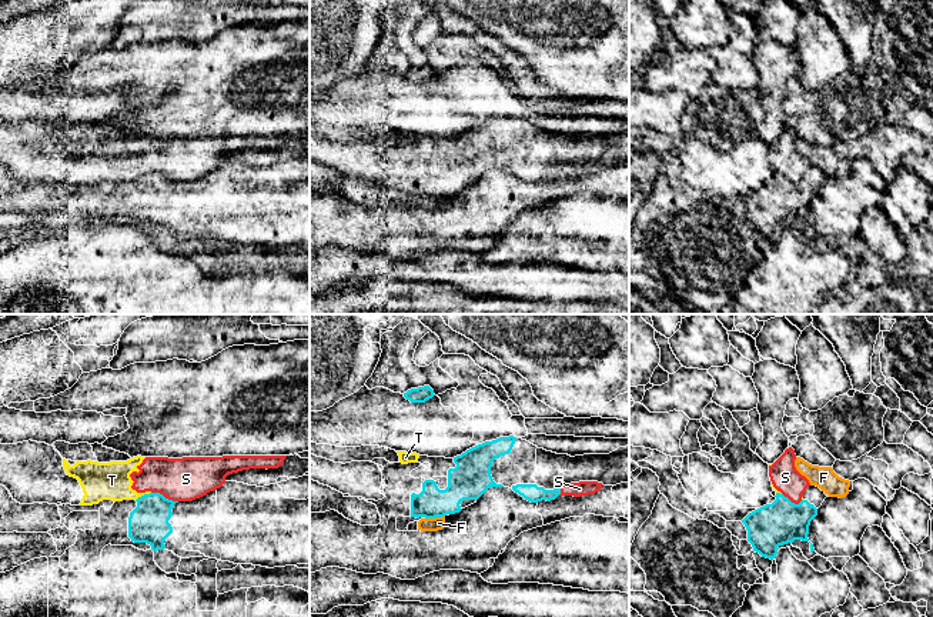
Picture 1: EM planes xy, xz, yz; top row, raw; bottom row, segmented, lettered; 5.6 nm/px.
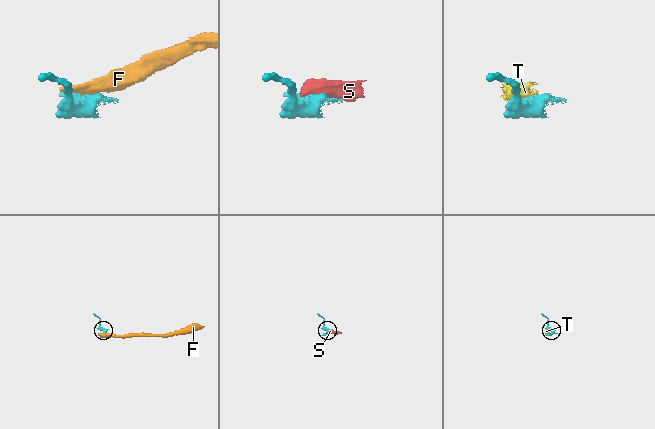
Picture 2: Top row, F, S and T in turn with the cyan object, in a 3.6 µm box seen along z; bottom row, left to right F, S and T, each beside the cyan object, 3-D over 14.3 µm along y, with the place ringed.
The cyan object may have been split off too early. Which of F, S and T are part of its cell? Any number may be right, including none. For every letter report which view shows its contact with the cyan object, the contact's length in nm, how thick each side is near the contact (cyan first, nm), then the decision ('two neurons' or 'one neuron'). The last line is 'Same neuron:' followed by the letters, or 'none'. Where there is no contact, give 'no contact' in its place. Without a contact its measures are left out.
F: xz | 110 nm | 180/80 nm | two neurons
S: xy | 160 nm | 220/240 nm | two neurons
T: xy | 100 nm | 220/220 nm | two neurons
Same neuron: none

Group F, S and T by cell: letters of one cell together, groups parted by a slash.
F / S T

